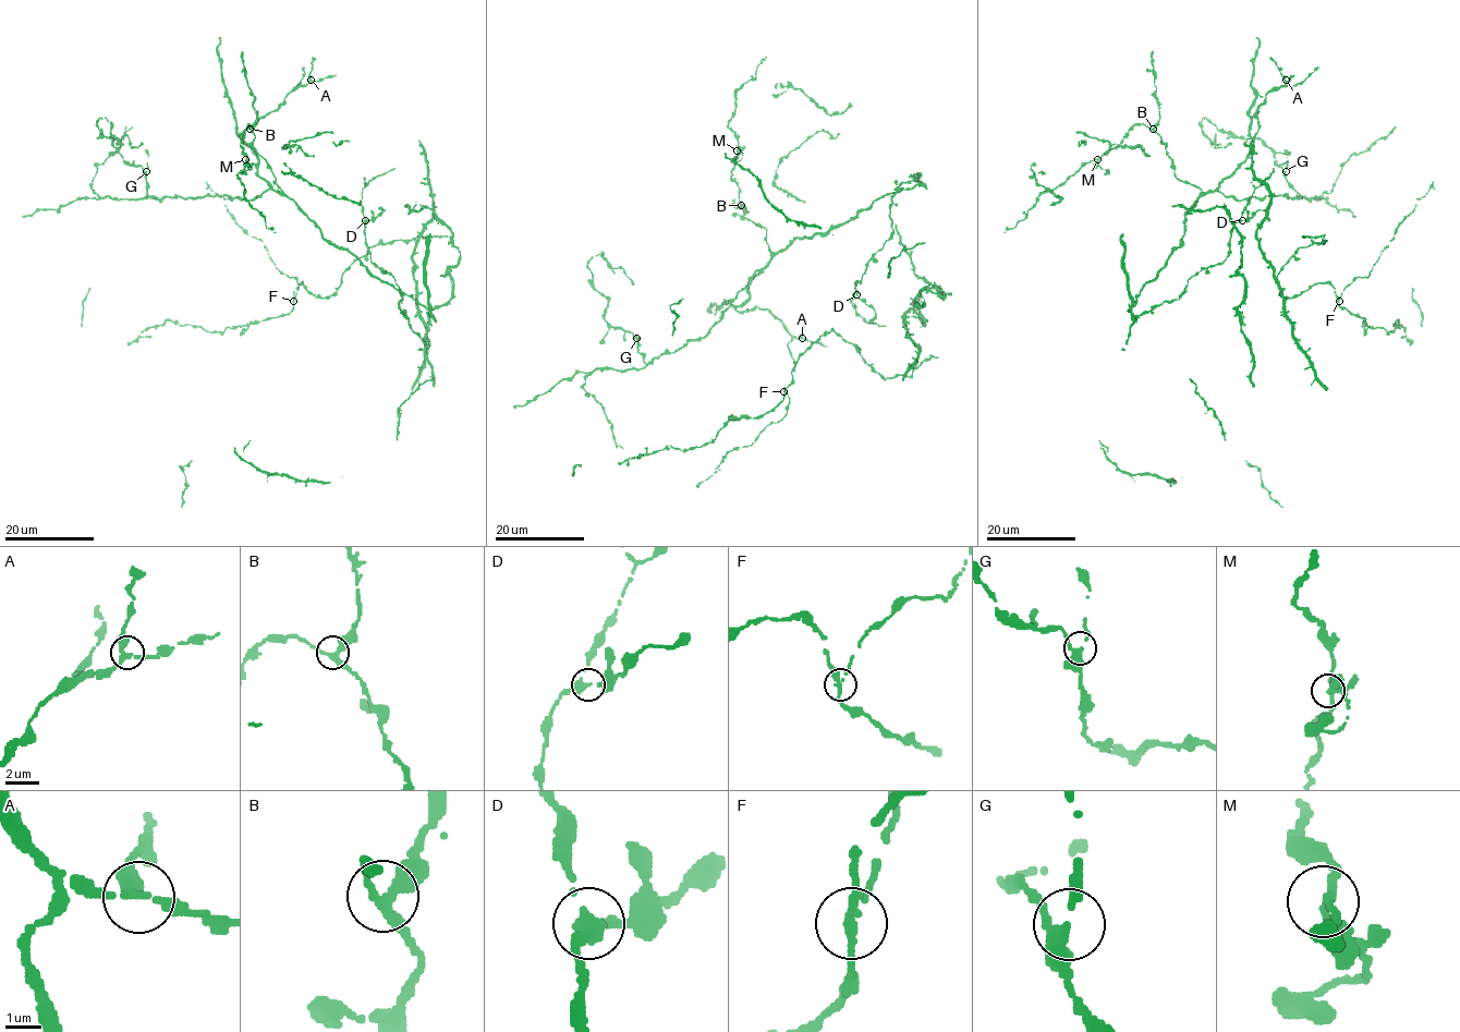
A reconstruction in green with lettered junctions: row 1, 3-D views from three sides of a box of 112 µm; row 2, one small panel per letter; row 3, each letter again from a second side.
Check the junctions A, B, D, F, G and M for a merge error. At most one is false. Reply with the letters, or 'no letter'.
F

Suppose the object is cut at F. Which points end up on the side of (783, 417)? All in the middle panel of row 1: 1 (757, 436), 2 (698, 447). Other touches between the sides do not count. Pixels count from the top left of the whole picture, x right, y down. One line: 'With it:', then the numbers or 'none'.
With it: 1

